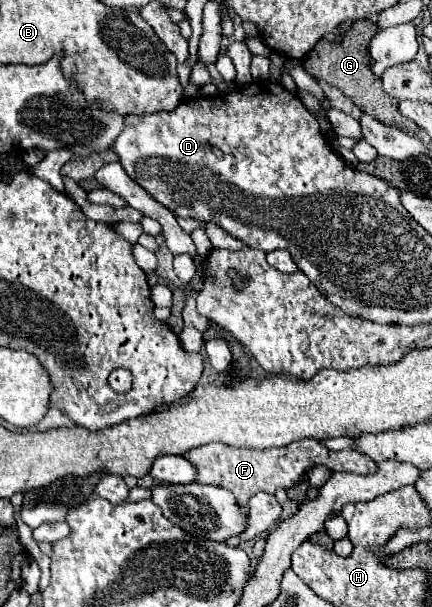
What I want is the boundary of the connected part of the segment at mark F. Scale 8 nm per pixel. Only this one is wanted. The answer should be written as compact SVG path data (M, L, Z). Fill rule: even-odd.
M302 439L286 447L274 447L274 449L262 449L262 451L236 449L222 443L210 443L210 445L184 453L184 457L196 465L198 483L212 483L212 485L232 491L240 505L246 505L248 499L258 491L274 493L278 487L288 489L296 485L300 477L316 465L326 465L332 471L348 471L348 473L376 471L376 463L368 455L362 455L358 451L330 451L326 445L322 445L316 439Z

